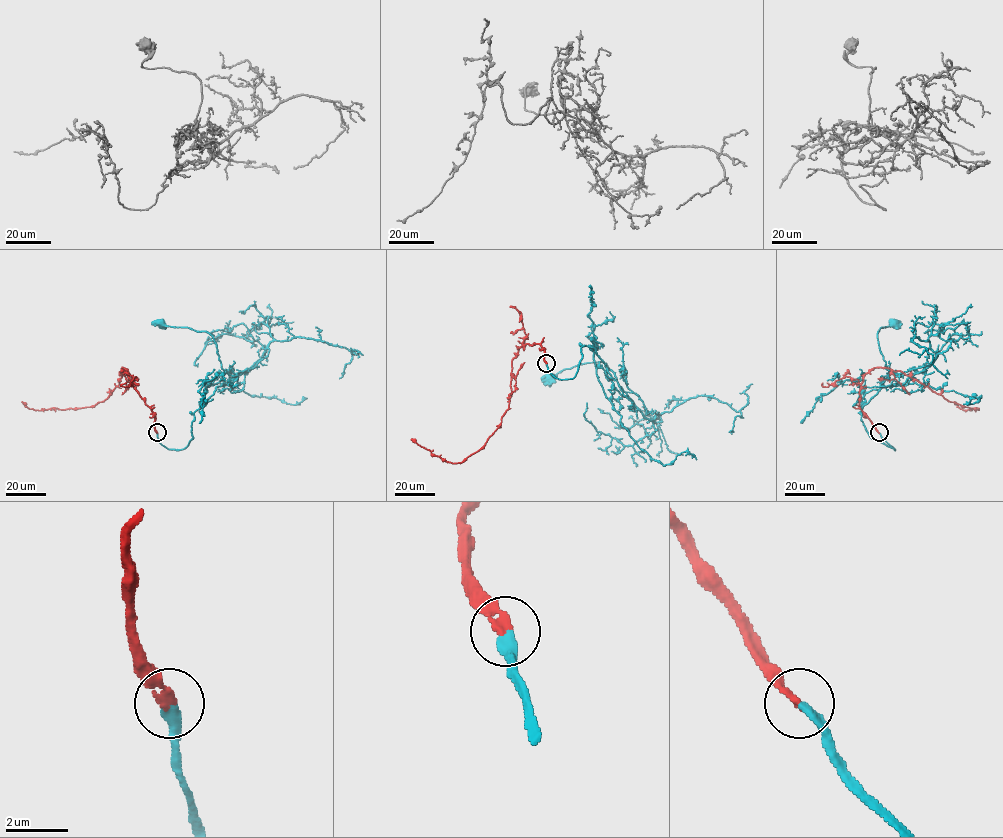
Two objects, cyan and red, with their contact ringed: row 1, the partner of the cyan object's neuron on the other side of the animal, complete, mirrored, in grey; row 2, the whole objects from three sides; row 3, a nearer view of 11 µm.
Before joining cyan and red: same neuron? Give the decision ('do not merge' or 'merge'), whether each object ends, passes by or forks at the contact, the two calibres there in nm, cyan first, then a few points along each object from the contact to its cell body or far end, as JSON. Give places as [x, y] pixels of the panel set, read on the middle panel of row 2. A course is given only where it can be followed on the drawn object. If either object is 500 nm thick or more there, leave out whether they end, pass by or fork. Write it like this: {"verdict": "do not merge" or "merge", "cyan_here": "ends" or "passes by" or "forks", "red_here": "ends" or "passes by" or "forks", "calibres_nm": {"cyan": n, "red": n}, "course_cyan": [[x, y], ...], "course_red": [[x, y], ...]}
{"verdict": "merge", "cyan_here": "ends", "red_here": "ends", "calibres_nm": {"cyan": 320, "red": 260}, "course_cyan": [[546, 363], [556, 377], [572, 378], [581, 348], [592, 346], [629, 397], [602, 362], [550, 380]], "course_red": [[546, 363], [538, 344], [519, 347], [500, 425], [461, 462], [442, 460], [411, 439]]}

